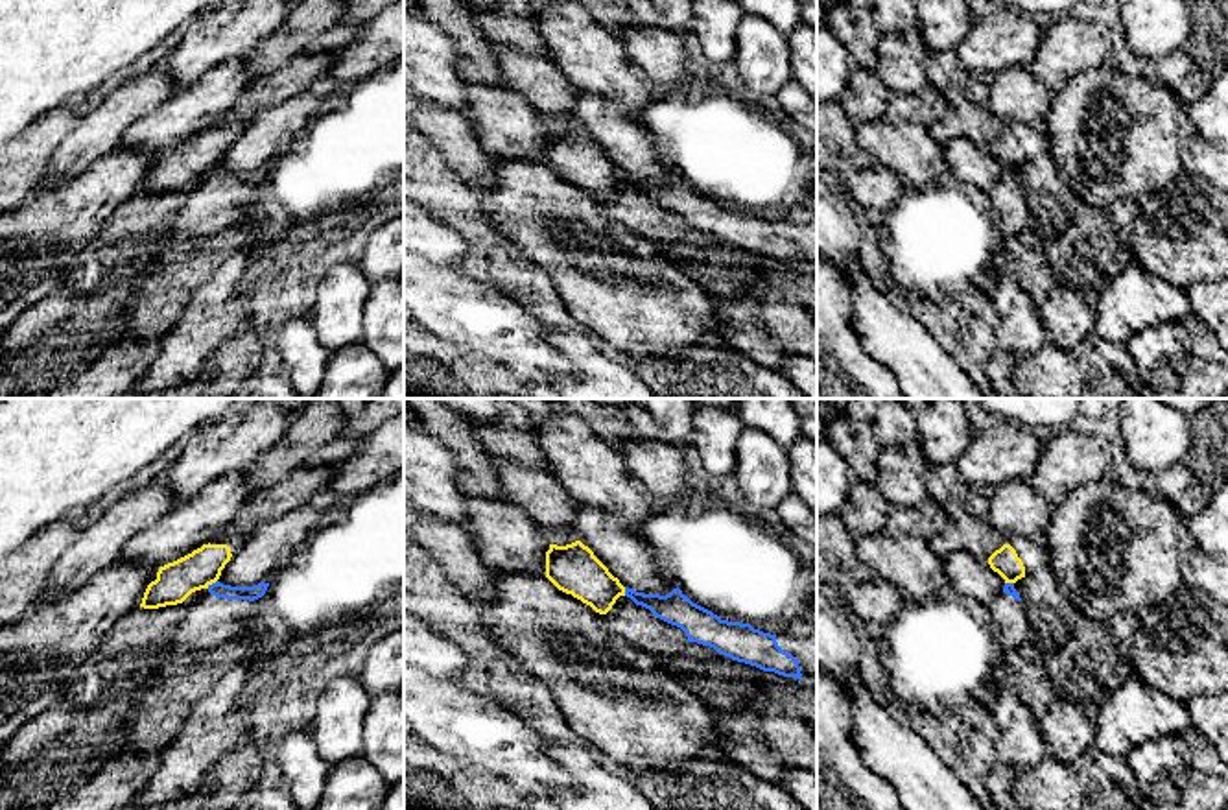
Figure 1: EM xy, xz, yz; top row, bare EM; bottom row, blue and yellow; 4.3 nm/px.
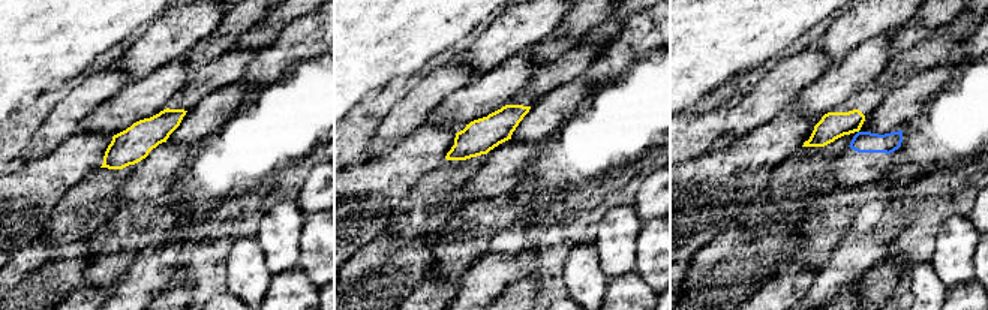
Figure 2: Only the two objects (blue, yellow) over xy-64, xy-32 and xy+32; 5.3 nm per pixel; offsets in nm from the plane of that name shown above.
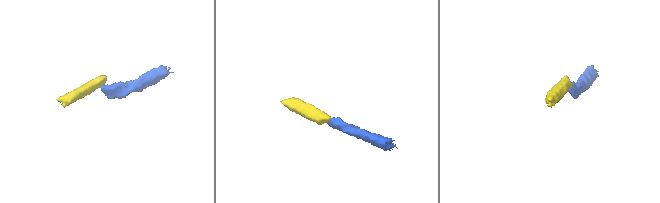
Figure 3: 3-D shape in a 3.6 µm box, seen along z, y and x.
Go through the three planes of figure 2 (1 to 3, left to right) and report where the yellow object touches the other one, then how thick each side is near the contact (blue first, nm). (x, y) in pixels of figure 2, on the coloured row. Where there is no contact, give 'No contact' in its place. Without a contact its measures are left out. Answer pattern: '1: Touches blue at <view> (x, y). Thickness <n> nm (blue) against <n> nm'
1: No contact
2: No contact
3: No contact

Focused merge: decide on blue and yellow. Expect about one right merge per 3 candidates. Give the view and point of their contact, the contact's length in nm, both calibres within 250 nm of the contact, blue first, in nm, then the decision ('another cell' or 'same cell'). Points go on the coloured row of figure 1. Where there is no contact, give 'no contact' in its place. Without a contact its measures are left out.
contact xy (212, 583); length 60 nm; calibres 70 and 170 nm; another cell

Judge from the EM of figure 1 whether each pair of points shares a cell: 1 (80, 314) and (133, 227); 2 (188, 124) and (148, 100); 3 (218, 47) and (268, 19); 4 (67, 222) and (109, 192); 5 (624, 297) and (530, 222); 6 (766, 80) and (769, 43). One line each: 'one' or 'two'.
1: one
2: two
3: one
4: one
5: one
6: one

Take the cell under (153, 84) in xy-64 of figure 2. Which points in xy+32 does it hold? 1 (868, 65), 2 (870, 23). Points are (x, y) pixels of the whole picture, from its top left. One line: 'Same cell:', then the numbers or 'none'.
Same cell: 1

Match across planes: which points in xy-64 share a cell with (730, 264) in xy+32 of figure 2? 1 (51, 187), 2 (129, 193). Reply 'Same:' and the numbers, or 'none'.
Same: none

